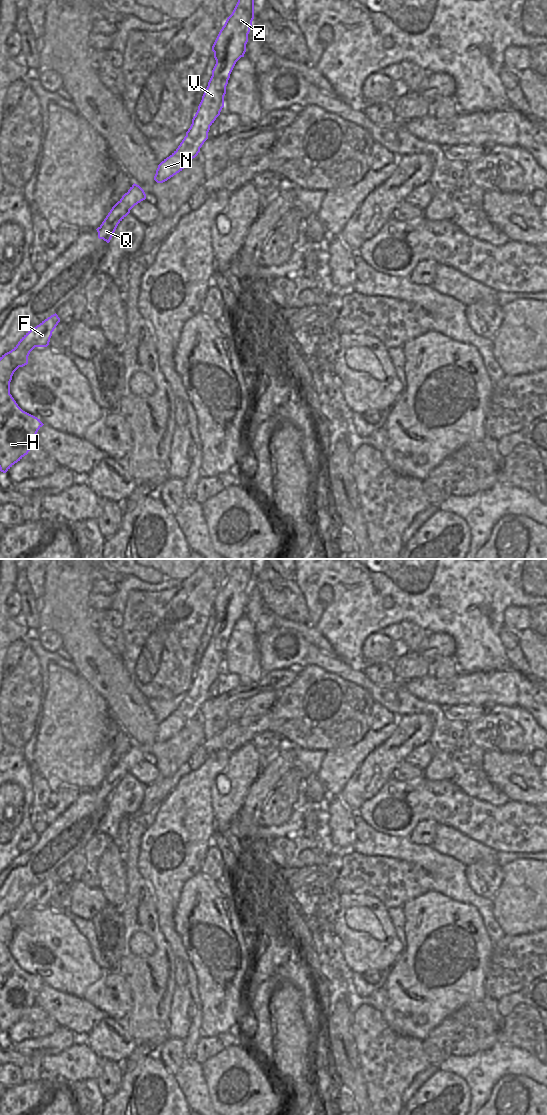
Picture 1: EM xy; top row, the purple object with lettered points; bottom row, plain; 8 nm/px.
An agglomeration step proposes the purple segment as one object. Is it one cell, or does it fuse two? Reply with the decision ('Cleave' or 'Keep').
Keep

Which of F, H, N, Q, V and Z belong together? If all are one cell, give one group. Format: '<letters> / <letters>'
F H N Q V Z

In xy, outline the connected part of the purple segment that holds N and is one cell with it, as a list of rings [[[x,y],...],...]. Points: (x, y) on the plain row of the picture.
[[[238,559],[212,606],[216,624],[192,684],[178,708],[158,725],[154,736],[157,743],[163,743],[182,731],[208,699],[210,686],[224,667],[230,634],[246,612],[253,579],[254,559]]]

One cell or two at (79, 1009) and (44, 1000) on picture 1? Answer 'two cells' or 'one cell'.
one cell

